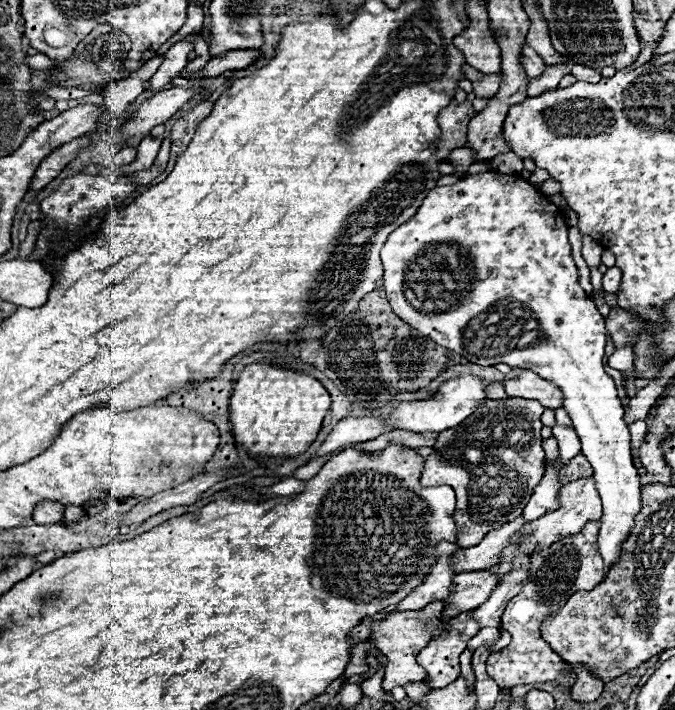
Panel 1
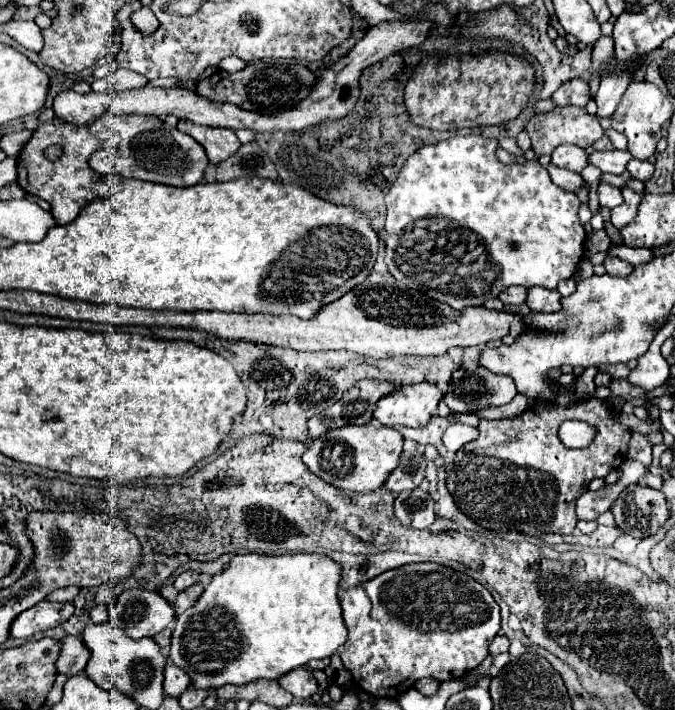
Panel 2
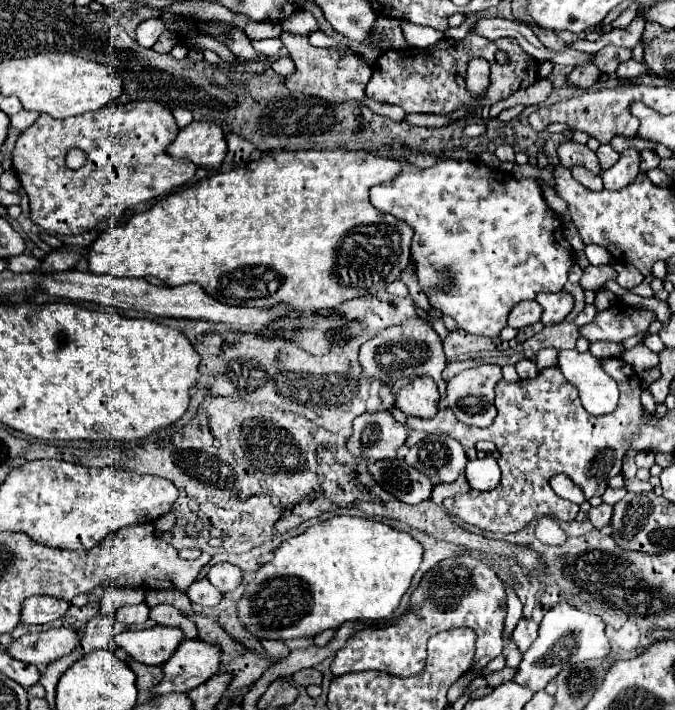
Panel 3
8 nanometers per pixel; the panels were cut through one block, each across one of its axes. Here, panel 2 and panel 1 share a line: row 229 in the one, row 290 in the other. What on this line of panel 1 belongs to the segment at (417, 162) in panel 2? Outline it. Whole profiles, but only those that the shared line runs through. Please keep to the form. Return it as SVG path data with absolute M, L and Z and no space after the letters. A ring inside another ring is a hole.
M500 172L464 176L454 186L436 186L424 198L418 212L388 236L380 258L384 264L382 290L392 310L410 326L432 338L438 346L458 352L468 362L480 366L504 362L512 368L526 368L562 390L564 408L582 440L582 454L594 468L596 488L604 502L598 554L604 560L604 570L618 564L620 548L632 532L634 516L642 506L640 476L630 456L630 432L624 422L624 408L612 378L602 366L606 346L604 318L578 284L578 268L572 260L568 224L562 212L534 184L520 176Z

